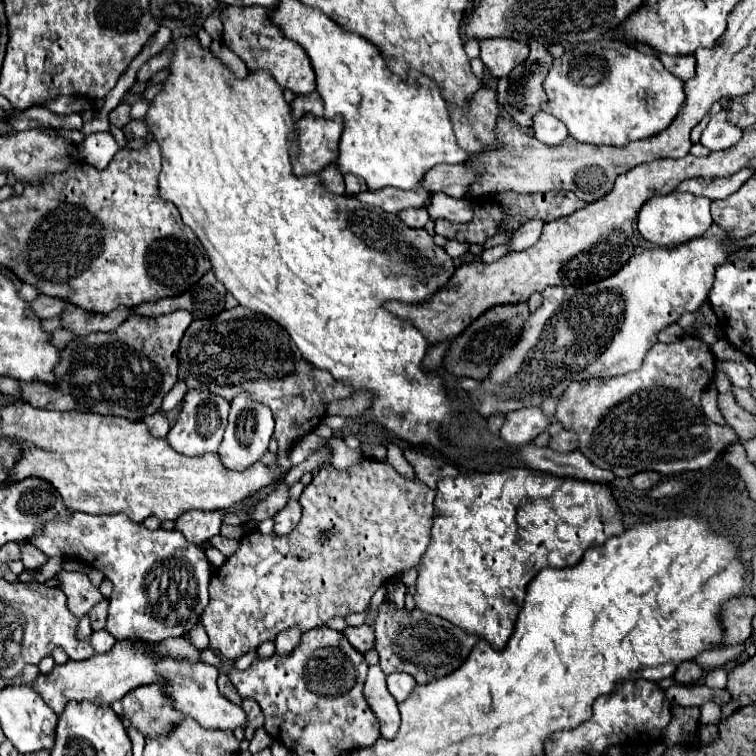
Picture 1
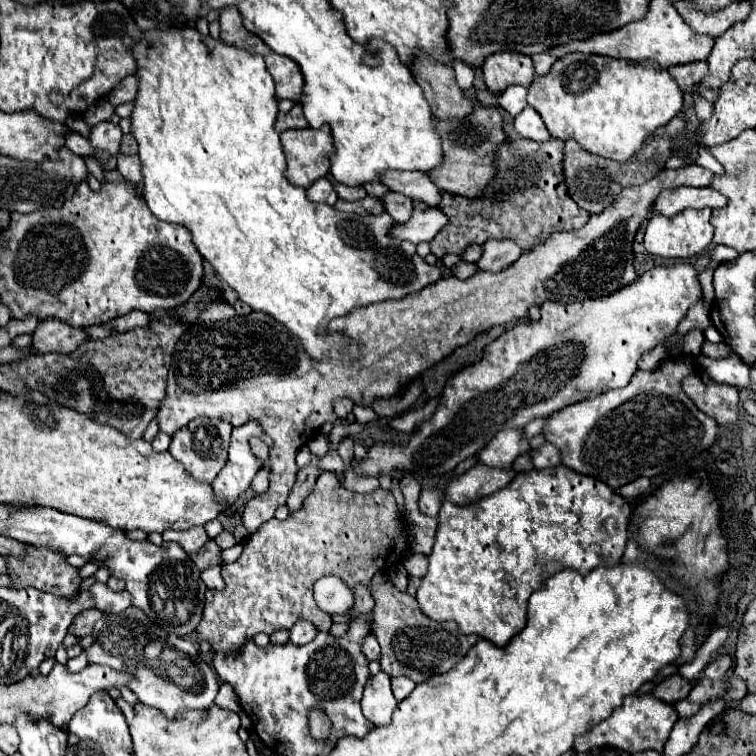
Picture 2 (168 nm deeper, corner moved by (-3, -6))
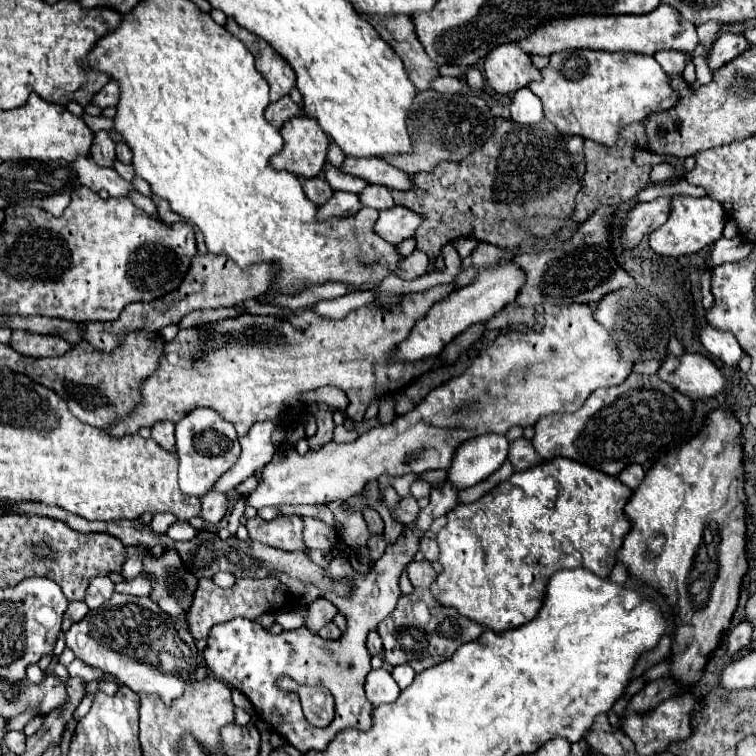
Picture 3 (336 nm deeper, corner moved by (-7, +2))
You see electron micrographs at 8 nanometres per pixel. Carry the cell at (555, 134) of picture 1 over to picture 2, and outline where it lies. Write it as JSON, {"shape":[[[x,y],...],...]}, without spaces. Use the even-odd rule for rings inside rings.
{"shape":[[[533,107],[523,109],[523,113],[519,113],[519,117],[515,117],[513,127],[521,137],[527,137],[527,139],[533,139],[533,141],[539,141],[539,143],[551,139],[541,115]]]}

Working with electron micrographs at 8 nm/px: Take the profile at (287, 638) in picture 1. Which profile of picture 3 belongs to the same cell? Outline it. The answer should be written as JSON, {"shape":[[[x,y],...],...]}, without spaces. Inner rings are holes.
{"shape":[[[317,599],[305,607],[305,627],[317,633],[325,623],[329,623],[337,615],[337,607],[327,599]]]}

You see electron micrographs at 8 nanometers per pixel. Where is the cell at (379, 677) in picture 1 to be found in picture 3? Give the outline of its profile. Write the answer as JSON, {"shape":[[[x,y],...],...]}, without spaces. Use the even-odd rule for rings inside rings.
{"shape":[[[381,667],[381,669],[373,669],[367,675],[365,693],[367,693],[369,703],[373,707],[379,707],[379,705],[385,705],[385,703],[393,703],[399,697],[401,689],[395,683],[395,679],[391,677],[391,673]]]}

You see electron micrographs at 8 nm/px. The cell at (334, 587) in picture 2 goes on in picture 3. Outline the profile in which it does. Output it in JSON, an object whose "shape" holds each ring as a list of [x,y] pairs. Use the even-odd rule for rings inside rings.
{"shape":[[[439,483],[437,487],[431,489],[431,501],[425,509],[421,509],[417,521],[413,525],[407,525],[397,541],[397,545],[387,545],[387,551],[385,555],[371,567],[371,571],[367,575],[361,575],[357,573],[351,563],[345,559],[345,557],[335,557],[331,563],[329,563],[329,575],[333,581],[343,581],[347,579],[351,583],[351,593],[347,597],[339,597],[337,593],[323,593],[325,599],[329,599],[337,609],[339,613],[345,613],[347,617],[347,631],[337,639],[337,641],[329,641],[329,639],[303,639],[301,631],[305,627],[299,627],[299,629],[291,629],[291,631],[283,631],[279,635],[271,635],[267,629],[263,629],[259,623],[255,621],[249,621],[249,619],[233,619],[233,621],[227,621],[227,623],[221,623],[221,625],[215,625],[209,633],[209,639],[207,639],[207,647],[203,651],[205,655],[205,661],[207,661],[207,667],[213,671],[213,675],[225,683],[229,683],[231,687],[239,689],[251,703],[253,703],[253,709],[257,713],[257,717],[261,721],[265,721],[269,725],[271,731],[275,731],[277,735],[281,735],[289,745],[293,745],[295,749],[299,749],[301,753],[307,753],[311,749],[317,749],[317,751],[323,751],[331,739],[335,739],[335,735],[341,731],[341,729],[361,729],[361,731],[367,731],[371,729],[373,725],[373,707],[371,703],[367,701],[365,697],[365,691],[363,691],[363,685],[365,685],[365,677],[367,673],[371,671],[371,655],[365,647],[365,639],[369,635],[371,629],[377,629],[377,625],[395,609],[397,605],[397,599],[399,599],[399,575],[403,573],[403,569],[407,567],[407,563],[413,561],[417,549],[419,549],[419,539],[421,535],[415,531],[427,531],[431,521],[435,517],[441,517],[445,515],[449,509],[455,509],[459,505],[459,489],[455,489],[451,483]],[[281,677],[291,677],[293,681],[297,681],[299,685],[323,685],[325,689],[331,691],[331,695],[335,697],[335,719],[333,723],[327,727],[327,729],[315,729],[313,725],[307,723],[303,711],[301,711],[301,703],[299,703],[299,695],[297,693],[287,693],[283,691],[277,681]]]}

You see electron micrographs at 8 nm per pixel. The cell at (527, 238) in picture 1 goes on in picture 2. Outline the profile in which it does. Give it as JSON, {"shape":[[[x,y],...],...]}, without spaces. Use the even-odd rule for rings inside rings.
{"shape":[[[509,239],[503,241],[485,241],[483,255],[475,263],[477,271],[503,271],[507,265],[515,263],[523,251]]]}

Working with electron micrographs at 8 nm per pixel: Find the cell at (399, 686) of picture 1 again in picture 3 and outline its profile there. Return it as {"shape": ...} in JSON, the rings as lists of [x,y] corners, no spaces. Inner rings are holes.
{"shape":[[[397,665],[391,675],[393,675],[393,679],[397,681],[397,685],[401,689],[407,689],[413,683],[413,679],[415,679],[415,671],[409,665]]]}

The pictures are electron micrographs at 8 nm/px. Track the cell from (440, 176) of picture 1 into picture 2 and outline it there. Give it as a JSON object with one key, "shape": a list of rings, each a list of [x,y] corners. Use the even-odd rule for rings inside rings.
{"shape":[[[421,171],[411,173],[383,173],[383,185],[389,191],[403,193],[413,201],[423,201],[427,205],[439,205],[439,187]]]}

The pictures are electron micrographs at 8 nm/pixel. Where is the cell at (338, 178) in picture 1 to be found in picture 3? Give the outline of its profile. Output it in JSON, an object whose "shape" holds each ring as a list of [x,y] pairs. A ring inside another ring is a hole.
{"shape":[[[313,177],[313,179],[301,179],[301,185],[303,185],[303,191],[307,195],[307,199],[311,199],[313,203],[317,205],[323,205],[327,199],[331,199],[331,185],[321,179],[321,177]]]}

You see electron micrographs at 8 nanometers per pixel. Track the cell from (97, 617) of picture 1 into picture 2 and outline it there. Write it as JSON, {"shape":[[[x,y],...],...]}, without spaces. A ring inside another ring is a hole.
{"shape":[[[87,609],[87,611],[81,611],[81,613],[73,619],[75,633],[71,633],[71,635],[75,635],[77,639],[87,637],[87,635],[93,631],[95,621],[97,621],[97,619],[101,619],[101,617],[103,617],[103,613],[99,613],[97,609]]]}

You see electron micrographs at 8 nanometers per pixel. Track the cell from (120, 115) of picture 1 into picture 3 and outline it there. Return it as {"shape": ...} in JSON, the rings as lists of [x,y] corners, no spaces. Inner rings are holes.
{"shape":[[[107,131],[95,133],[95,141],[91,145],[91,159],[97,165],[111,167],[111,161],[115,159],[115,141],[109,137]]]}

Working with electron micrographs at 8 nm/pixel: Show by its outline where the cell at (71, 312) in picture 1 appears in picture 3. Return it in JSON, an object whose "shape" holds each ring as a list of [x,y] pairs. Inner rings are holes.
{"shape":[[[13,331],[11,347],[27,357],[59,357],[71,349],[71,343],[57,335],[39,335],[33,331]]]}

